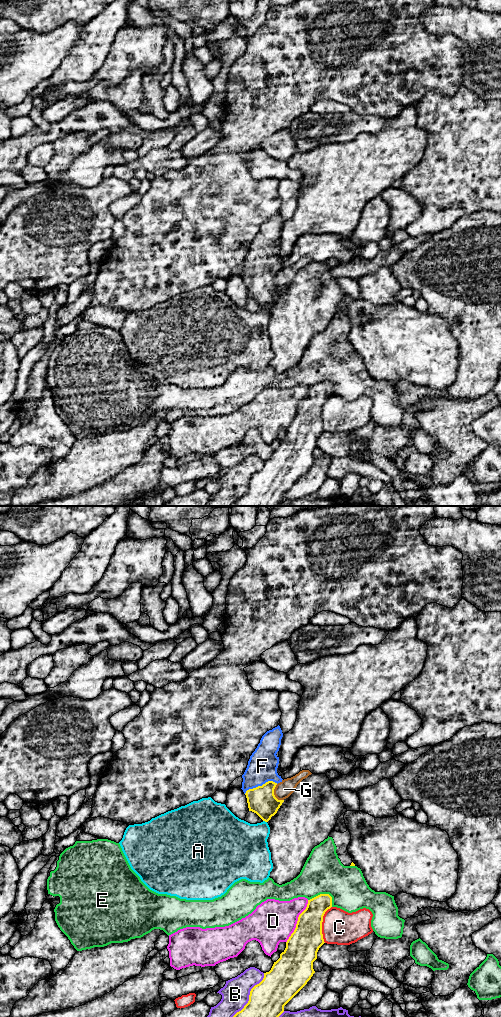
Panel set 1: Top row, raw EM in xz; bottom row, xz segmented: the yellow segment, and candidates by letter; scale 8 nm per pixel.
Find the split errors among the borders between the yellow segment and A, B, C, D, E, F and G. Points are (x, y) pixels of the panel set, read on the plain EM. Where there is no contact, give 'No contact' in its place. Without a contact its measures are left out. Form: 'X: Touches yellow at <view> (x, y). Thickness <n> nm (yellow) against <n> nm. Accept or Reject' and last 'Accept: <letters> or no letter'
A: Touches yellow at xz (265, 309). Thickness 220 nm (yellow) against 360 nm. Reject
B: Touches yellow at xz (249, 484). Thickness 300 nm (yellow) against 220 nm. Reject
C: Touches yellow at xz (321, 412). Thickness 260 nm (yellow) against 280 nm. Reject
D: Touches yellow at xz (297, 409). Thickness 260 nm (yellow) against 340 nm. Reject
E: Touches yellow at xz (324, 382). Thickness 190 nm (yellow) against 340 nm. Reject
F: Touches yellow at xz (260, 274). Thickness 220 nm (yellow) against 240 nm. Accept
G: Touches yellow at xz (273, 282). Thickness 220 nm (yellow) against 140 nm. Reject
Accept: F

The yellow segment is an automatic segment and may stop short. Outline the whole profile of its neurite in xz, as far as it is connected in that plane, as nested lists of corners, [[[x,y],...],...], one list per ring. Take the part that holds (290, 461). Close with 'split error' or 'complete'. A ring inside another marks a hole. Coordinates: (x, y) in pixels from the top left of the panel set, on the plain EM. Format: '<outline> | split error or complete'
[[[320,382],[310,388],[306,397],[299,403],[296,416],[286,430],[285,438],[274,450],[271,458],[264,461],[263,468],[255,473],[244,496],[232,506],[278,506],[284,494],[307,472],[315,461],[313,450],[317,447],[319,436],[325,431],[322,410],[325,400],[332,395],[332,385]]] | complete

